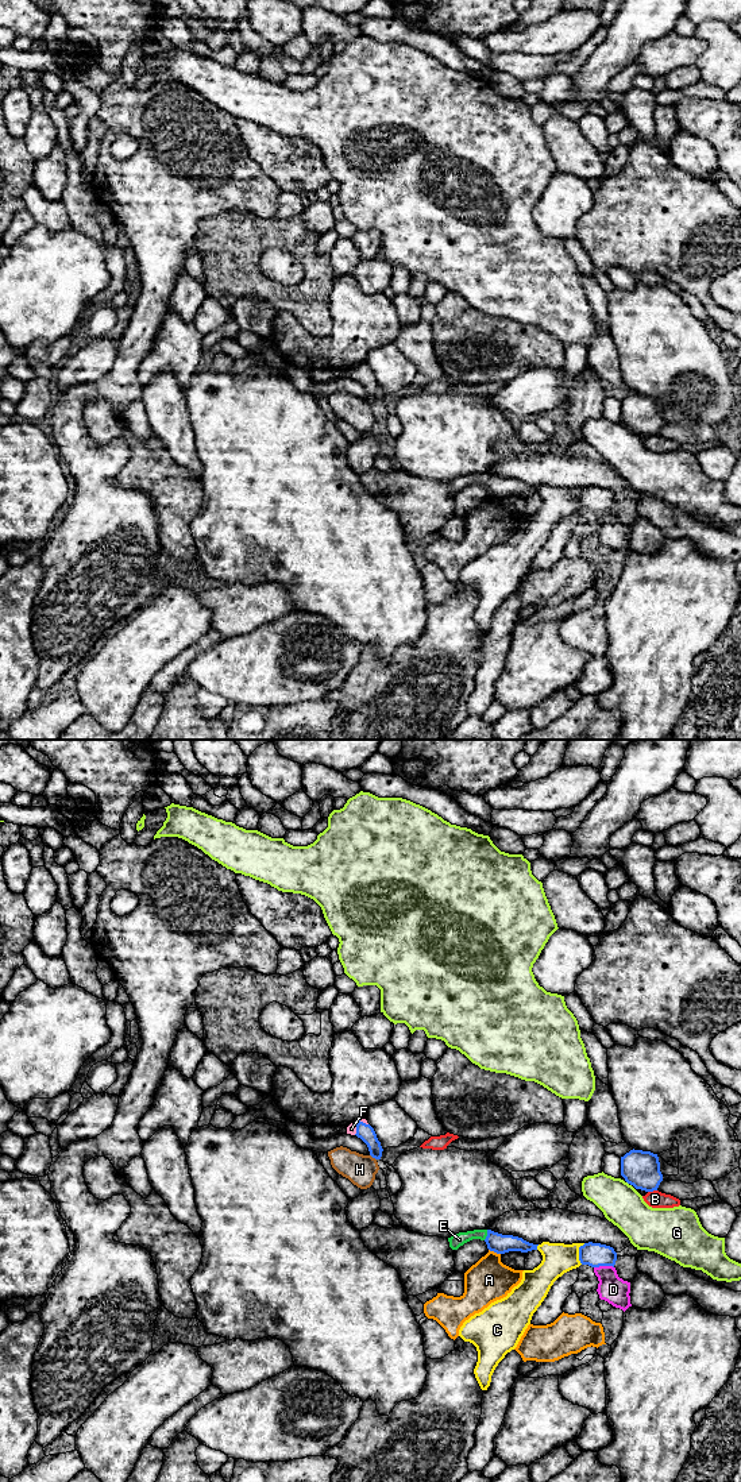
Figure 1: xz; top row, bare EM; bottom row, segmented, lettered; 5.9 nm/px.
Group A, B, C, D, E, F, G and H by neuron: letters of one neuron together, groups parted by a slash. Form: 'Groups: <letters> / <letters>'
Groups: A / B / C / D / E F / G / H

